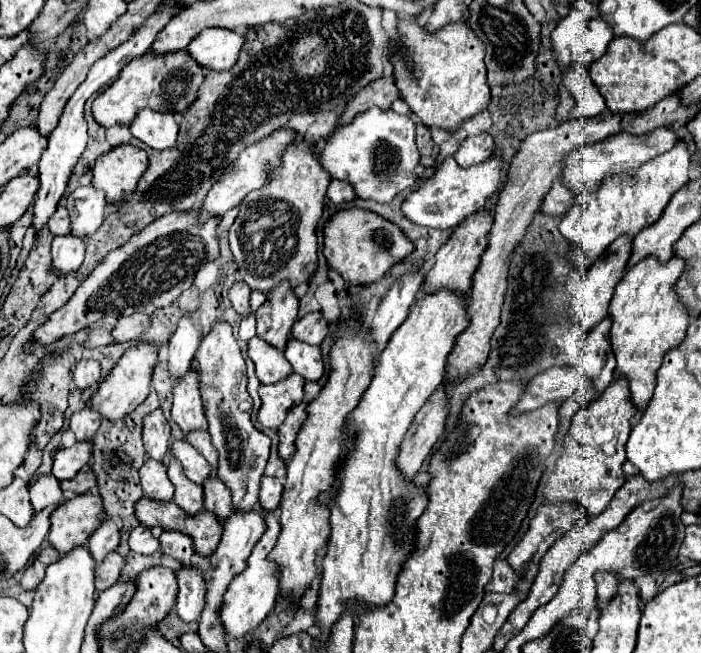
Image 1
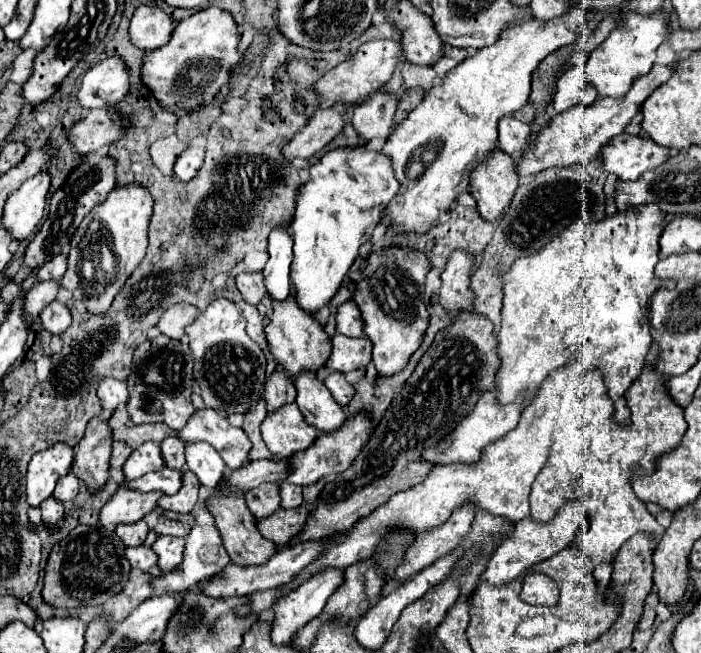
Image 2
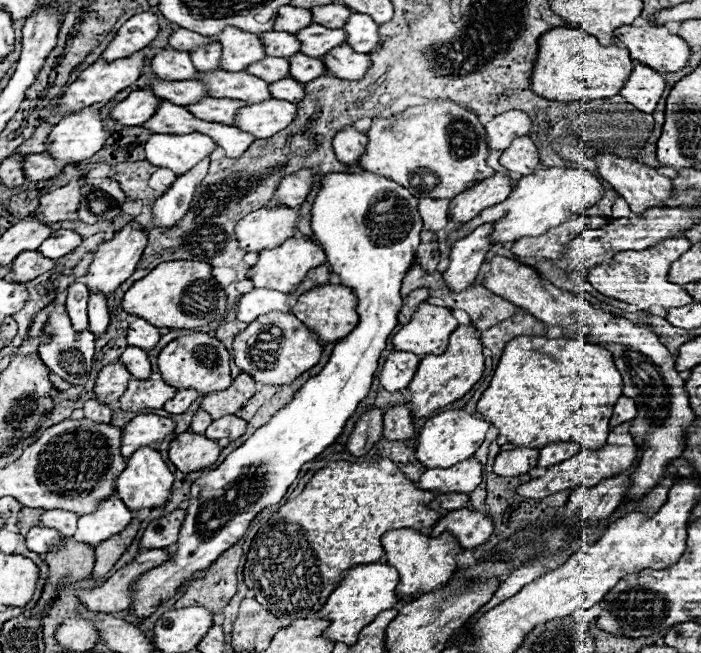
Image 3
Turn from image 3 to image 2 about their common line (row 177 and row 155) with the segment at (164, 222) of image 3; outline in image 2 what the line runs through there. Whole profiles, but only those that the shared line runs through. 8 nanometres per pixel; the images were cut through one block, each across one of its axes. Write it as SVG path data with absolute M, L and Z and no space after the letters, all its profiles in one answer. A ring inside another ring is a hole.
M190 146L176 158L174 174L182 182L188 182L190 178L194 178L198 174L198 168L202 168L202 160L204 160L204 148Z

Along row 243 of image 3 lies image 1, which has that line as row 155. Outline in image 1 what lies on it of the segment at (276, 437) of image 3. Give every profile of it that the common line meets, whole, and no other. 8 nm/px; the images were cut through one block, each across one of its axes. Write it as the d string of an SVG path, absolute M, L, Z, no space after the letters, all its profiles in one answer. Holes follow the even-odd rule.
M376 106L358 114L350 124L338 126L318 154L320 166L332 178L336 178L328 186L328 198L340 206L352 202L356 192L356 196L364 200L374 200L380 204L392 202L392 198L398 196L404 188L416 184L414 168L420 164L420 152L416 148L414 136L414 122L408 116Z

